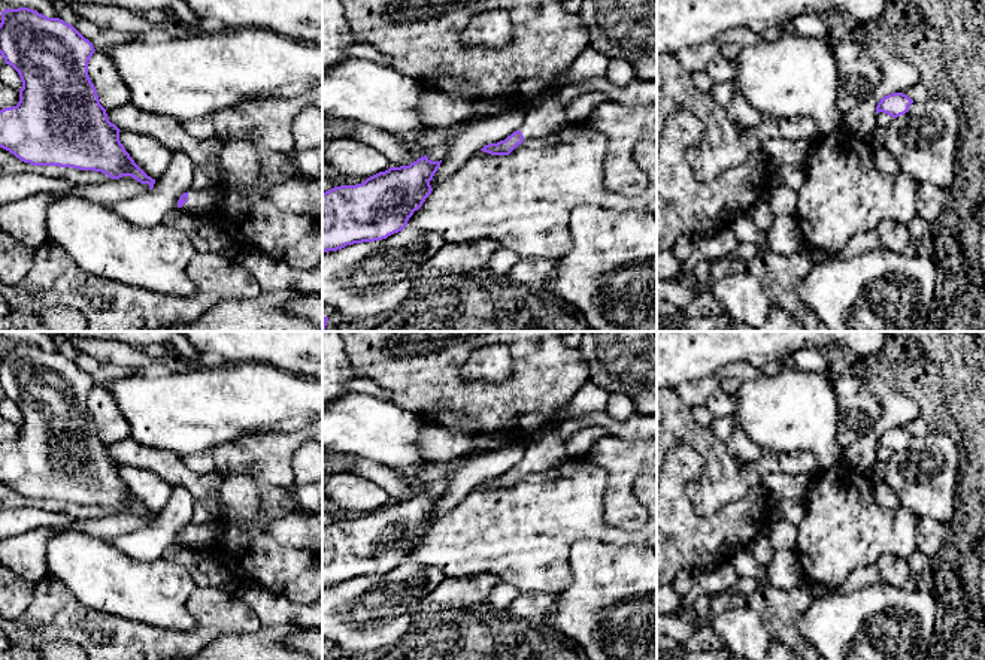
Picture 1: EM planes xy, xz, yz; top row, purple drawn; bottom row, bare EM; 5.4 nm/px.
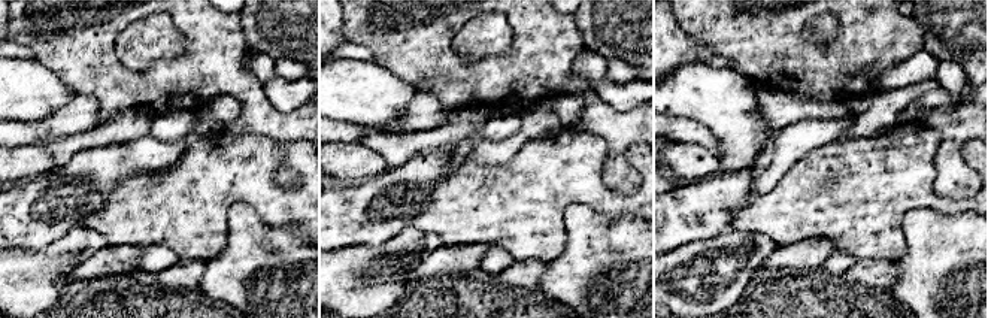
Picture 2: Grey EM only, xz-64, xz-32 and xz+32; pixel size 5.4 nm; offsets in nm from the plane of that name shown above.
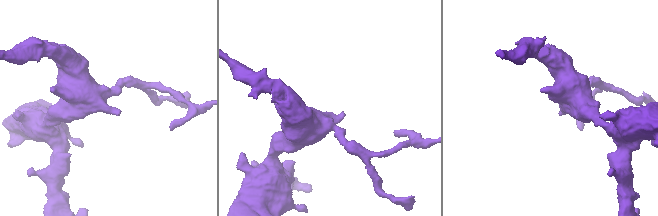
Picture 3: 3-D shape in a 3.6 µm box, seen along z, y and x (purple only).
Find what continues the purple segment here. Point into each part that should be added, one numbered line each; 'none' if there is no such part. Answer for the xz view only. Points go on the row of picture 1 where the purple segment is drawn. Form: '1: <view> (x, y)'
1: xz (546, 117)

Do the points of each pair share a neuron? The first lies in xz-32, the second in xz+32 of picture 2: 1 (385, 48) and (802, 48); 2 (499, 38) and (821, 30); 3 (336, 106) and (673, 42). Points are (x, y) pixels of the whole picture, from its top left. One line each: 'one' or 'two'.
1: one
2: one
3: two

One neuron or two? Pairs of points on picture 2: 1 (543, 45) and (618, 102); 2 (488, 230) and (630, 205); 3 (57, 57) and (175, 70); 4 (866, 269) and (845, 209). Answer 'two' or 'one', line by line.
1: two
2: one
3: one
4: two

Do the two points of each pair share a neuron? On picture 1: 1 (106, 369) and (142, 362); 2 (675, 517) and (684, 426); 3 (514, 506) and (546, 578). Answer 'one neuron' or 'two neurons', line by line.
1: two neurons
2: two neurons
3: one neuron

